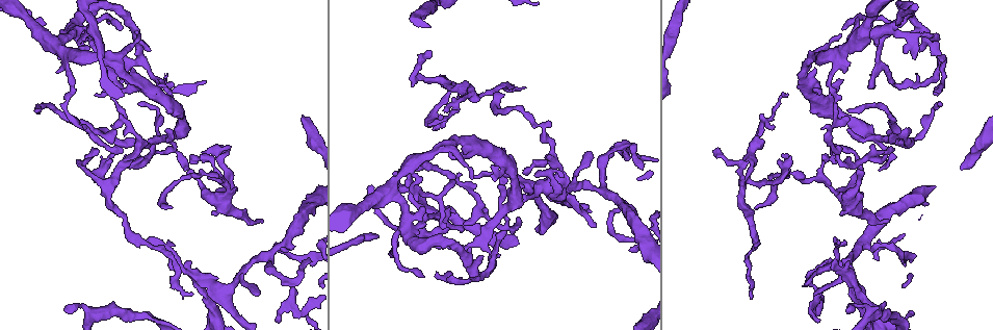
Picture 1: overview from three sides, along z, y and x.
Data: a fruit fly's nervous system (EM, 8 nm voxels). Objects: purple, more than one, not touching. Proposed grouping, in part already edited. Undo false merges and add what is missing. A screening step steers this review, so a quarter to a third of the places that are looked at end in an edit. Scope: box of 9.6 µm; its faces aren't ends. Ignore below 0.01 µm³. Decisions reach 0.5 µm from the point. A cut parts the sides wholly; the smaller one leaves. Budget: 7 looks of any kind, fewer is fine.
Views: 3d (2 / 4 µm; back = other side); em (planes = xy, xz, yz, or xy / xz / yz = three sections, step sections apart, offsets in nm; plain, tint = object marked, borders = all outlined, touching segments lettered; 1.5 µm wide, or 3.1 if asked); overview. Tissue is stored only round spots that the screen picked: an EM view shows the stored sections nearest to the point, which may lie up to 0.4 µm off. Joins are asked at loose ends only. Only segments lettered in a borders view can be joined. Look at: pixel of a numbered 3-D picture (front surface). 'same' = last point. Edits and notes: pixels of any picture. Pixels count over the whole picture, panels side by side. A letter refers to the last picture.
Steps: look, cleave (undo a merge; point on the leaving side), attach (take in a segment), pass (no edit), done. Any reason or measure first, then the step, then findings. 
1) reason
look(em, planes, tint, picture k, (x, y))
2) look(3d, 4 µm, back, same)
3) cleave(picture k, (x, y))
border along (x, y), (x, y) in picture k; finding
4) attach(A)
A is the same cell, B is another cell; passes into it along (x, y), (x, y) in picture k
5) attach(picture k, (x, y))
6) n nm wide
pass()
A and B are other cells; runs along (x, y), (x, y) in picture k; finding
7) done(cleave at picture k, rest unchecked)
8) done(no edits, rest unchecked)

tapers out
look(em, planes, borders, picture 1, (858, 175))

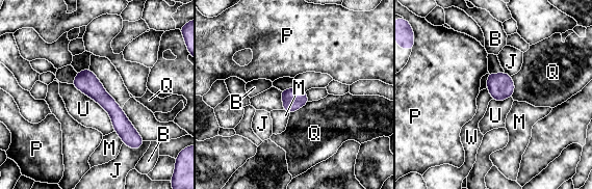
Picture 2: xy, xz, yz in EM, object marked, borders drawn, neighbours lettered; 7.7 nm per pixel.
U touches over 500 nm
pass()
B, J, M, P, Q, U and W are other cells; runs along (80, 74), (114, 110), (134, 140) in picture 2; none of them fits

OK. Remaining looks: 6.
abrupt turn
look(3d, 4 µm, picture 1, (102, 174))

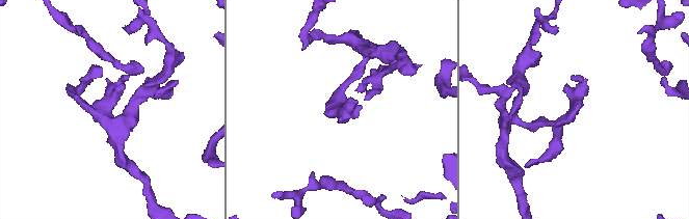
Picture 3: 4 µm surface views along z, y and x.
need the tissue
look(em, xy, step 4, tint, picture 3, (105, 113))

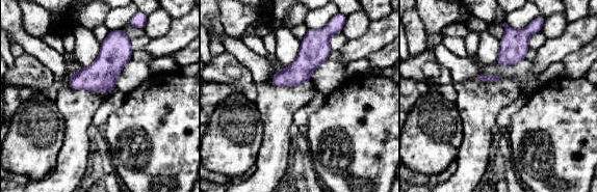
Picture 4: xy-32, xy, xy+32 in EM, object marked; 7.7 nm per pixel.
another direction
look(em, planes, borders, same)

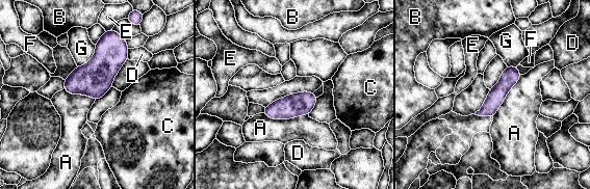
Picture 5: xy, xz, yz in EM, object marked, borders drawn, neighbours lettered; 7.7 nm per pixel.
130 nm wide
pass()
A, B, C, D, E, F and G are other cells; border along (262, 113), (273, 118), (308, 115) in picture 5; continuous, no second cell

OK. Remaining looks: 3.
three-way junction
look(3d, 4 µm, picture 1, (811, 58))

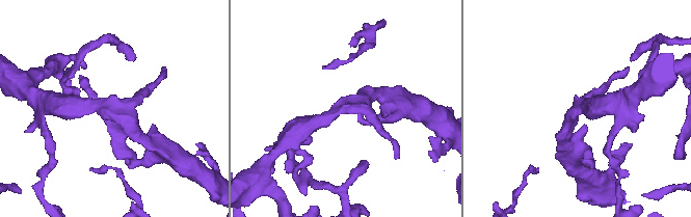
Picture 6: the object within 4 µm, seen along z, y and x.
3 arms; arms of 160, 200, 340 nm; shape alone is not enough
look(em, planes, tint, picture 6, (106, 106))

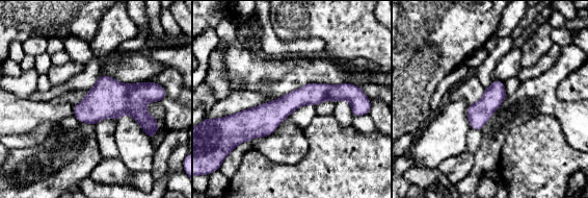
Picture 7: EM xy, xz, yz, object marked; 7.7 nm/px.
what lies round it
look(em, planes, borders, same)

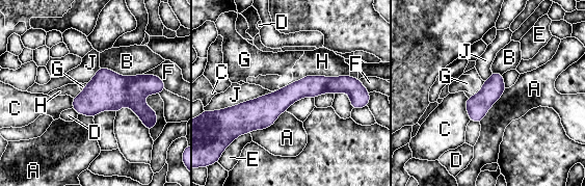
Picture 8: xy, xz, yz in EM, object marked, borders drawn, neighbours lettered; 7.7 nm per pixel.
pass()
A, B, C, D, E, F, G, H and J are other cells; border along (348, 75), (307, 75), (288, 85) in picture 8; one cell here

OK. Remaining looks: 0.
done(no edits, rest unchecked)

